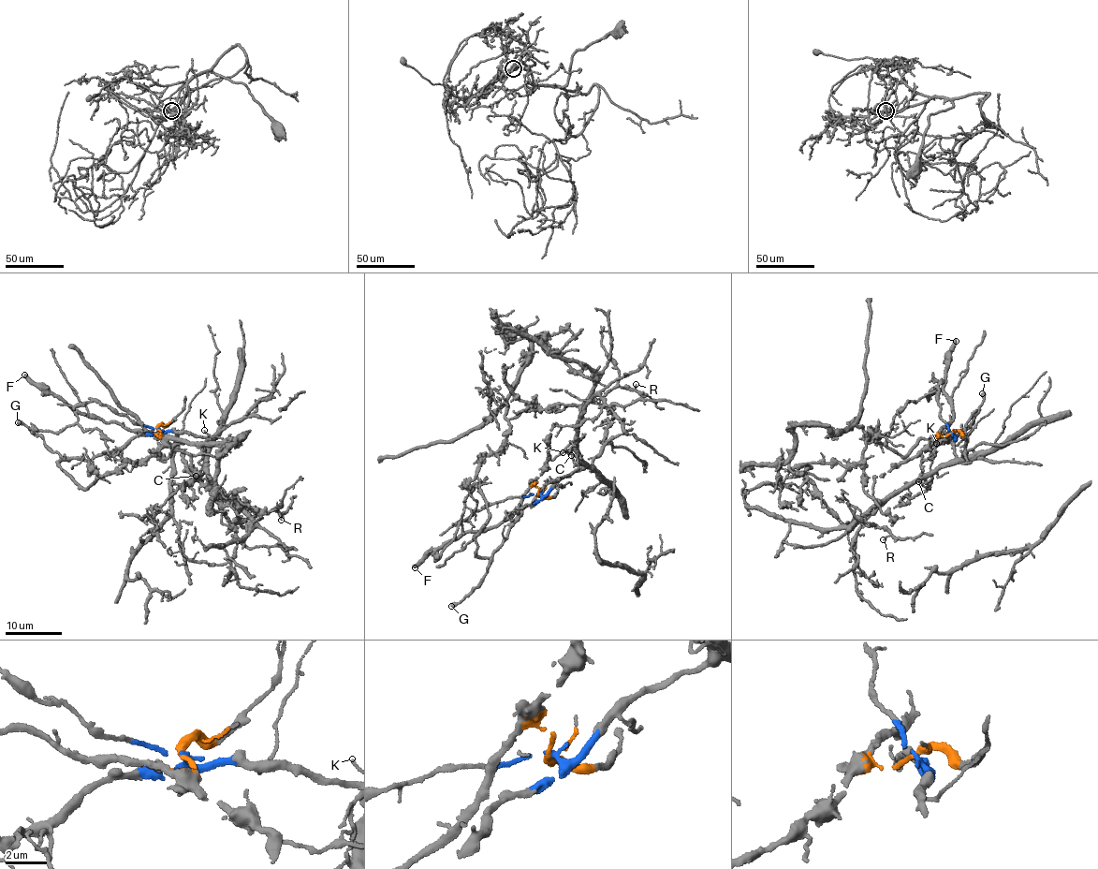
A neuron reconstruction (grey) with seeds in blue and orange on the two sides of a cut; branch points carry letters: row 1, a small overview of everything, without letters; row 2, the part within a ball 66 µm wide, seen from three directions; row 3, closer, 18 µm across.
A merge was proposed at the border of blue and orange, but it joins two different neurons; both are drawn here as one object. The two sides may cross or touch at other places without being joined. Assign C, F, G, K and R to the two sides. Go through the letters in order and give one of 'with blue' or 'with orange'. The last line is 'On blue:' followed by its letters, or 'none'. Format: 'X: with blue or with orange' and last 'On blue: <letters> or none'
C: with blue
F: with orange
G: with blue
K: with blue
R: with blue
On blue: C, G, K, R

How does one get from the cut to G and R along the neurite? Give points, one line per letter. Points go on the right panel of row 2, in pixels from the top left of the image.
G: (951, 433), (954, 438), (951, 434), (945, 434), (948, 442), (969, 428), (982, 405), (982, 393)
R: (951, 433), (957, 439), (955, 458), (891, 494), (867, 517), (865, 524), (874, 524), (889, 534), (884, 540)

